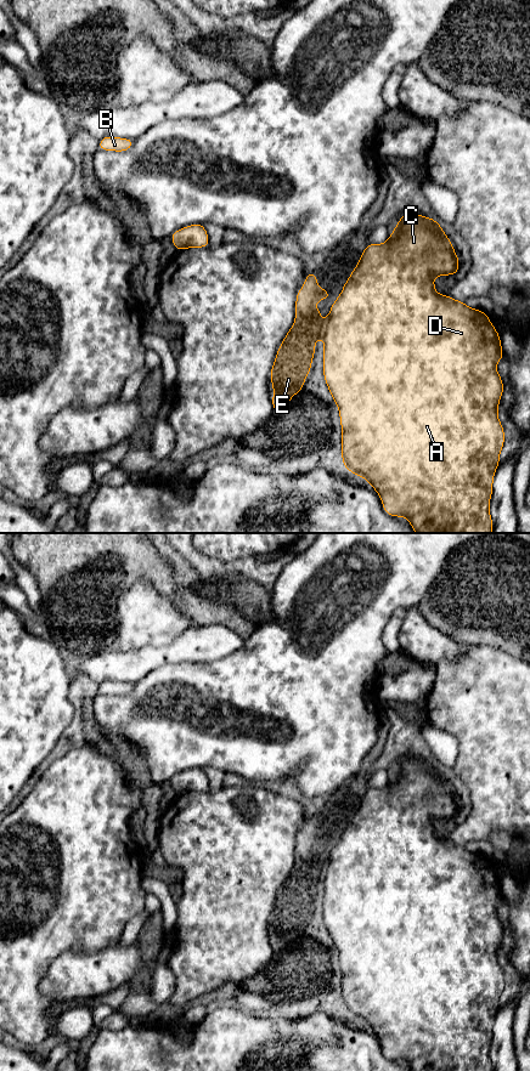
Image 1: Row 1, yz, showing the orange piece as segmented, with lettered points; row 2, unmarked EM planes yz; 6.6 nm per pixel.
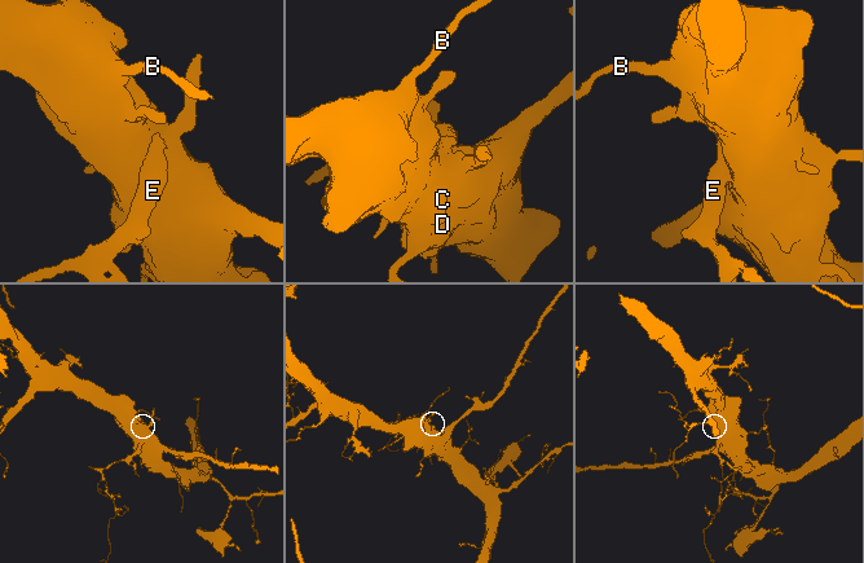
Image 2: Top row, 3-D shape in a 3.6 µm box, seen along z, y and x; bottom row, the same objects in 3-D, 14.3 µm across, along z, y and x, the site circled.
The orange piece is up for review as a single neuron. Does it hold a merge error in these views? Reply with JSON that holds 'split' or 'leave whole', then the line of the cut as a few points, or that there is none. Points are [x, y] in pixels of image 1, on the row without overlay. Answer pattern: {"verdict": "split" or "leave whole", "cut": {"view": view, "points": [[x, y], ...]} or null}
{"verdict": "split", "cut": {"view": "yz", "points": [[322, 872], [320, 879]]}}

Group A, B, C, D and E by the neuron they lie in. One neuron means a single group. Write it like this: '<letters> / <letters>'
A B C D / E

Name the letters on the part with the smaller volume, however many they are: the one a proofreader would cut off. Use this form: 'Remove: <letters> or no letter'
Remove: E

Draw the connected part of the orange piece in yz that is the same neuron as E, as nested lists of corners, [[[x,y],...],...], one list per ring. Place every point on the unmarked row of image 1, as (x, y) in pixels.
[[[308,816],[303,832],[297,837],[295,865],[281,886],[270,914],[275,957],[286,952],[291,942],[303,934],[311,914],[315,885],[322,877],[322,861],[315,846],[329,842],[327,833],[318,832],[317,818]]]

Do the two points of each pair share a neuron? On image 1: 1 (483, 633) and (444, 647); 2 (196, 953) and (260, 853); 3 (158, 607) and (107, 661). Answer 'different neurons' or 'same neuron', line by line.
1: different neurons
2: same neuron
3: different neurons

